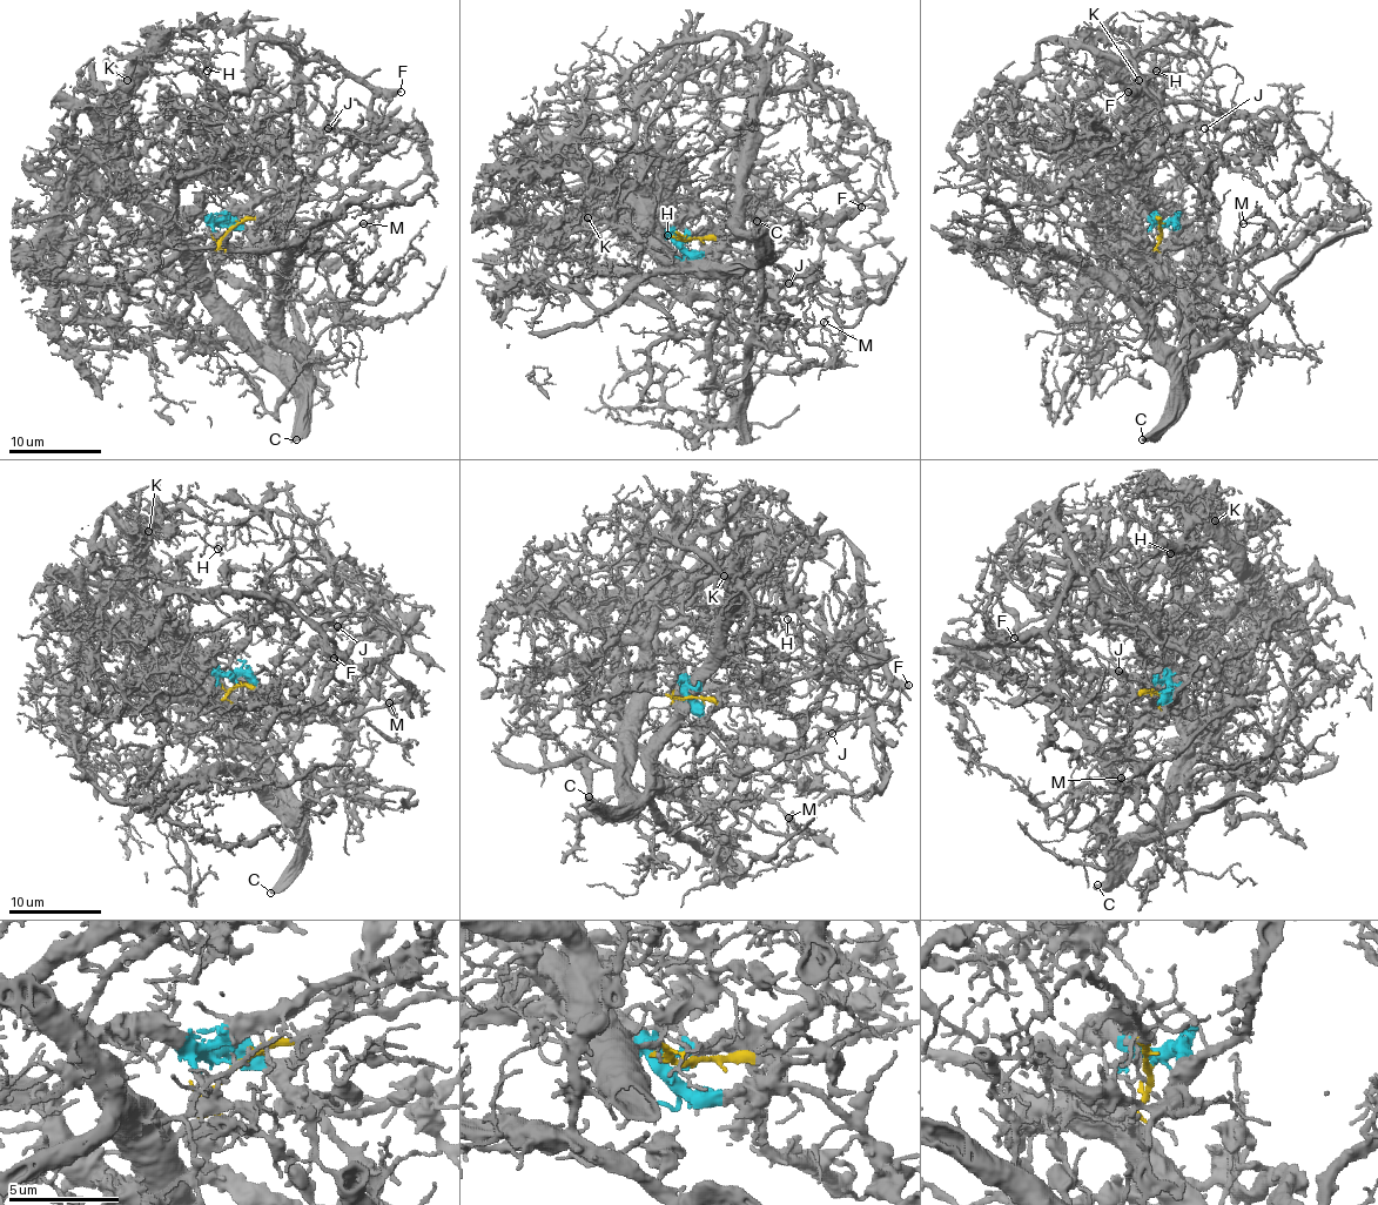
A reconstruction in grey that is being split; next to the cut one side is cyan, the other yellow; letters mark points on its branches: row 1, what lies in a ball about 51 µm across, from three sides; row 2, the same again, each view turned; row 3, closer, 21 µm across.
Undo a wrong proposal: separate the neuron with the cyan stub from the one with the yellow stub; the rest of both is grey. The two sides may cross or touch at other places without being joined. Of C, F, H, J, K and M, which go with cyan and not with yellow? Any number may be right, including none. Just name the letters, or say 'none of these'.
F, H, J, K, M

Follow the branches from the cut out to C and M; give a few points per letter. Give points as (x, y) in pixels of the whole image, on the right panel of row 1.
C: (1162, 228), (1153, 251), (1157, 273), (1176, 291), (1185, 356), (1185, 394), (1176, 410), (1141, 441)
M: (1162, 228), (1174, 226), (1171, 247), (1202, 240), (1223, 258), (1237, 258), (1264, 233), (1259, 223), (1244, 223)

